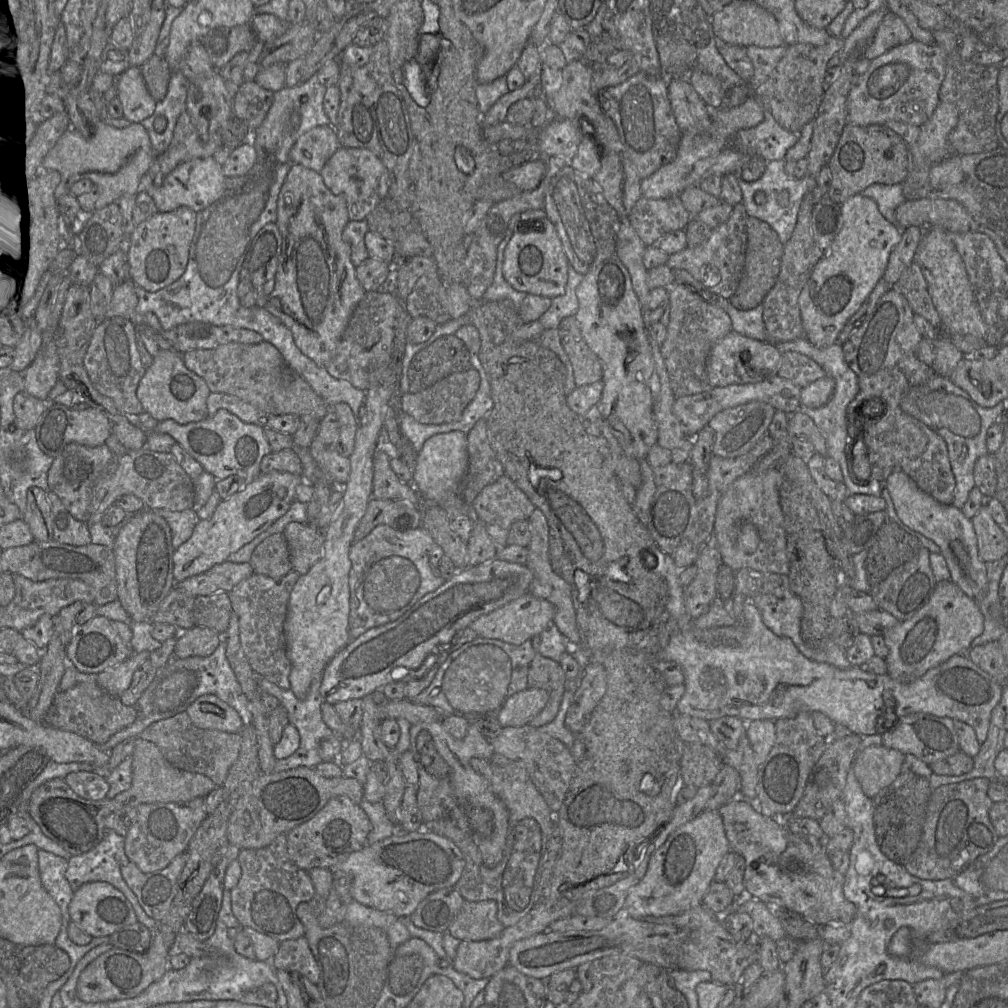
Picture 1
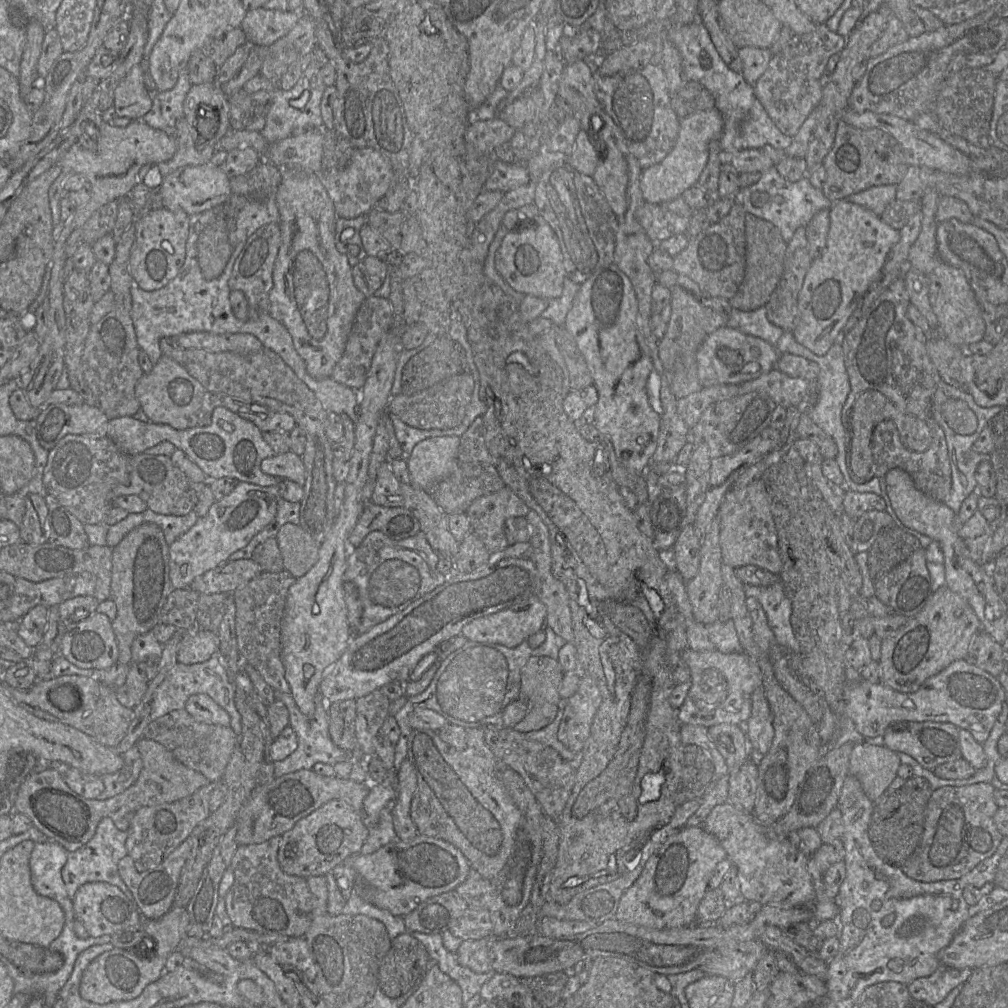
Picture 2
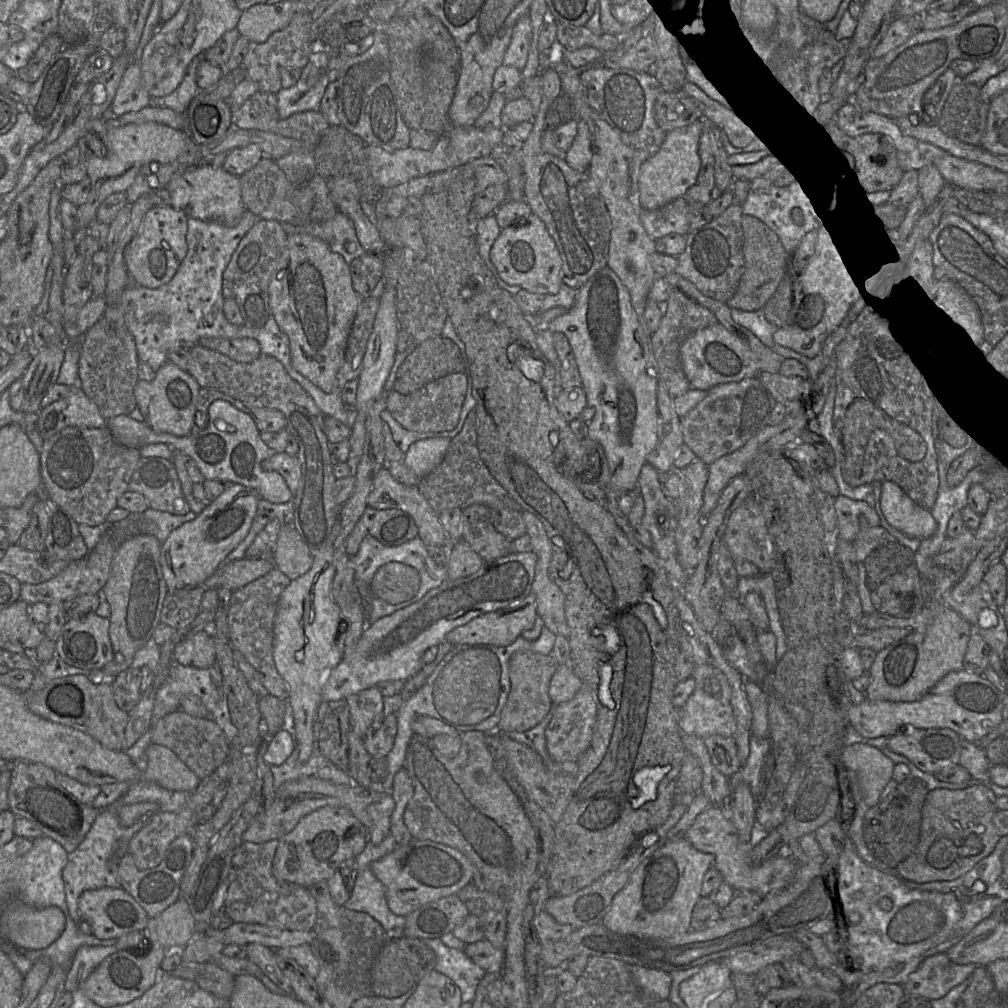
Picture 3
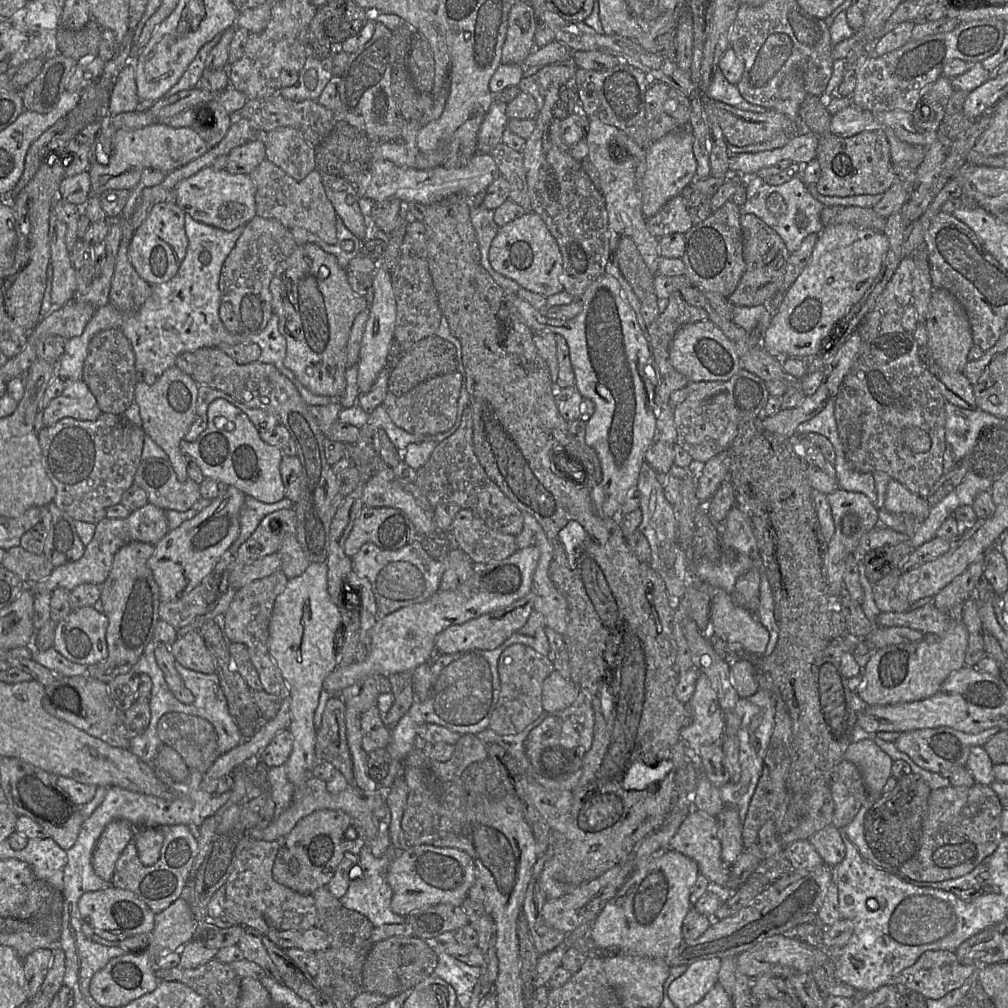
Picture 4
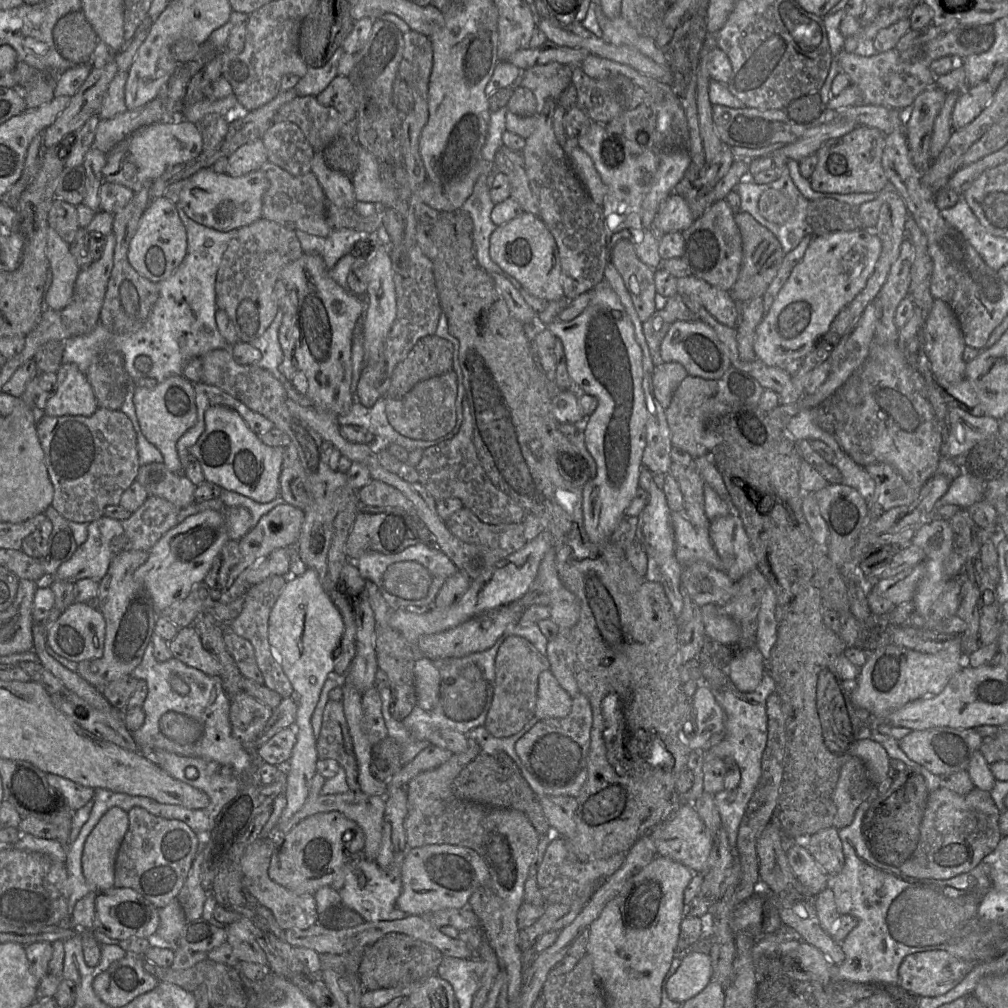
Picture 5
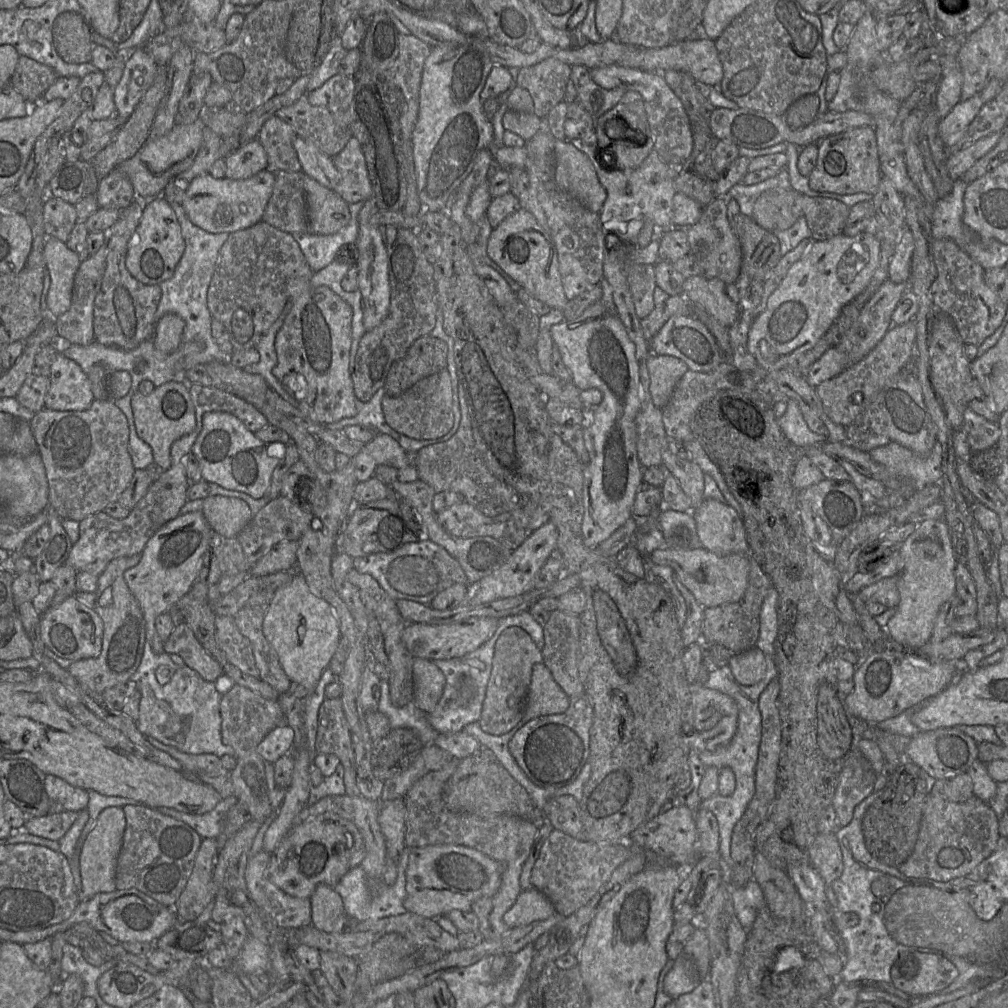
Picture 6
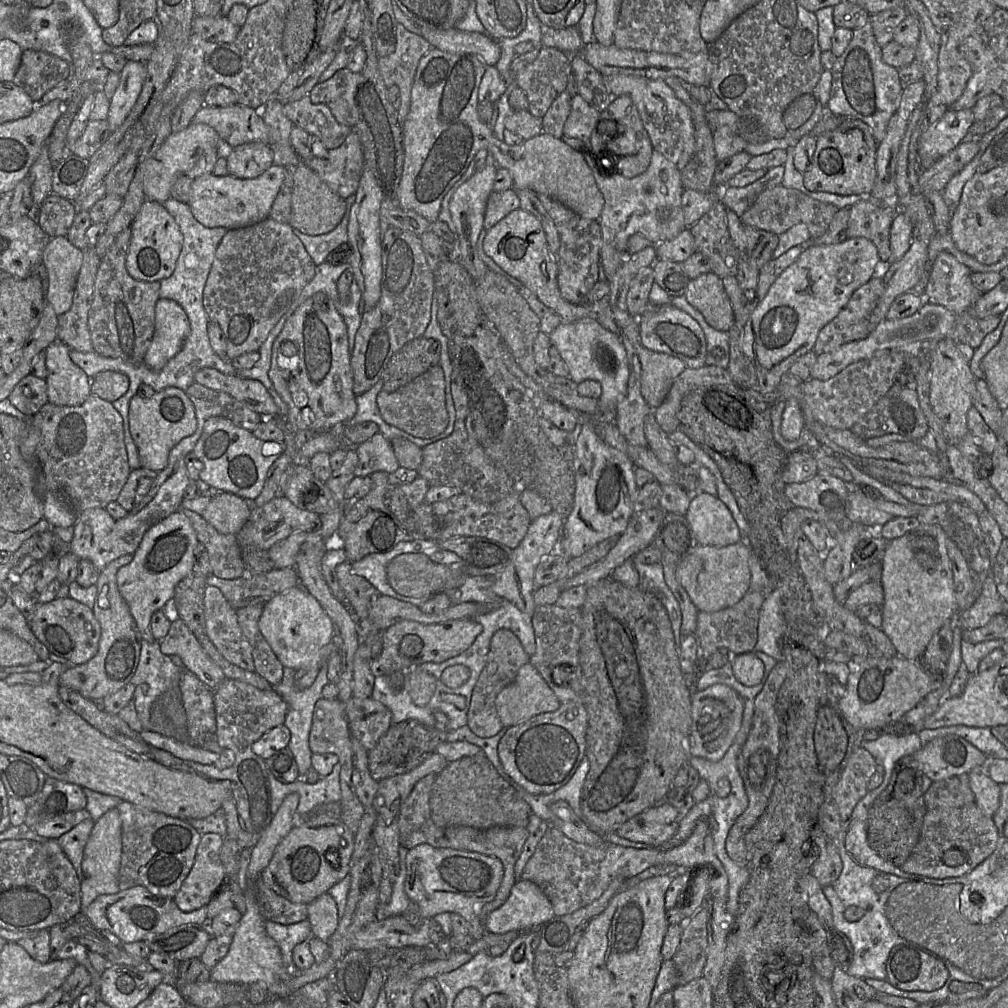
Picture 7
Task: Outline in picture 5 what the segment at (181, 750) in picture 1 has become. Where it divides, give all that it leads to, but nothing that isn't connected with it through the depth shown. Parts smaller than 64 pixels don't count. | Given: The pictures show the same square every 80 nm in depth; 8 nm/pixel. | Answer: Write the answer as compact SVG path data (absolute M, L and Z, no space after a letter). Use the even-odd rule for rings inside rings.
M173 711L160 718L159 727L164 736L182 745L195 743L204 733L203 722Z

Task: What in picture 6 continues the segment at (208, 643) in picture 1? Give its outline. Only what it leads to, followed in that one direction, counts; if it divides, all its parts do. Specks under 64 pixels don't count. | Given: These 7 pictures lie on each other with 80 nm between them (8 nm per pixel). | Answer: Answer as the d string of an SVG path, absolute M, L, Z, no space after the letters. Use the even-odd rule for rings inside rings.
M184 621L175 625L170 637L164 642L164 652L180 656L186 666L207 682L215 682L223 675L221 664L205 650Z

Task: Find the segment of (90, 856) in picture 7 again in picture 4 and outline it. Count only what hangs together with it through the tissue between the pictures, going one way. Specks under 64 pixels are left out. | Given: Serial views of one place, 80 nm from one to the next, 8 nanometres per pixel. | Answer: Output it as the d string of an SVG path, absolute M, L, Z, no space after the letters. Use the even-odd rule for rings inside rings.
M117 819L103 830L92 856L92 866L96 875L106 882L112 882L117 860L136 831L128 821Z

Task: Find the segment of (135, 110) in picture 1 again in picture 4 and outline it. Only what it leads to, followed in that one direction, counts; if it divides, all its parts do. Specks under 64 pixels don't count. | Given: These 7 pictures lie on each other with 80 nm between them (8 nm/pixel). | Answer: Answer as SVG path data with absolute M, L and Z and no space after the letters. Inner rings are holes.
M131 62L120 72L112 88L107 113L116 116L120 113L135 111L139 107L141 107L141 101L137 95L135 67Z

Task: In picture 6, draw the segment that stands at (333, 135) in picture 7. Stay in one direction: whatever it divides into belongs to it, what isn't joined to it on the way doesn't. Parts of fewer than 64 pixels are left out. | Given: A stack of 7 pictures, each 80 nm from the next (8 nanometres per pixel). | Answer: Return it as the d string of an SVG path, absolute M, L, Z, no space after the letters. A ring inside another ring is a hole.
M308 94L279 109L275 115L330 157L337 155L353 136L350 127L338 124L326 107L313 106Z

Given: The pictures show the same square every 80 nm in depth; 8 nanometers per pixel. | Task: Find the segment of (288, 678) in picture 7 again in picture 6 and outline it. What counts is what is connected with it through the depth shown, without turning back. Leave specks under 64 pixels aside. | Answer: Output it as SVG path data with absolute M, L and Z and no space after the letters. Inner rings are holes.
M328 668L325 669L314 692L306 698L298 700L294 708L288 714L284 714L284 723L294 730L294 748L306 746L313 751L319 708L326 699L325 688L336 680L333 672Z

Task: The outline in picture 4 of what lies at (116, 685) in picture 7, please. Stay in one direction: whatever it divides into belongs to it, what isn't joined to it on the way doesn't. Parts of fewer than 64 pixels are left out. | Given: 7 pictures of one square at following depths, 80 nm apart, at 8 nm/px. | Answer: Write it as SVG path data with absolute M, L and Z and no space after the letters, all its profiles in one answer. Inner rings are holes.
M131 542L115 554L110 573L100 586L104 615L108 619L106 660L87 666L86 675L109 683L119 675L132 670L147 644L153 640L161 603L159 587L154 579L148 561L155 551L155 545L144 542Z

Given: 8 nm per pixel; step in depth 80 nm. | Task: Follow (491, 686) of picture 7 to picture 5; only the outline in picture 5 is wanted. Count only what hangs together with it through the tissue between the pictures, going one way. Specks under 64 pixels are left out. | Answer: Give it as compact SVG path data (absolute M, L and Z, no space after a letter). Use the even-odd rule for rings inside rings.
M510 635L503 641L496 655L493 699L484 723L490 734L499 738L512 736L534 717L538 677L549 668L547 656L526 638Z

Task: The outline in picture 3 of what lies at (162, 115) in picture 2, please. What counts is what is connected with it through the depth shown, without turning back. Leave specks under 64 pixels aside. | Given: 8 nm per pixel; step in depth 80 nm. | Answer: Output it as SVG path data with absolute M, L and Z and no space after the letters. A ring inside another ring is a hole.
M205 53L193 58L180 85L170 94L163 97L152 98L150 105L164 107L177 113L186 113L191 100L199 92L196 82L196 72L199 63L205 59Z

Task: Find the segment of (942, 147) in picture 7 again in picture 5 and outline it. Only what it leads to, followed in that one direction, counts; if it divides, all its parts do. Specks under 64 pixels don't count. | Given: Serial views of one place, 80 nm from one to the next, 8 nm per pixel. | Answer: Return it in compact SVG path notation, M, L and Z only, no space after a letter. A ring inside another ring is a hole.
M987 80L961 91L951 115L953 129L962 128L978 117L994 93Z

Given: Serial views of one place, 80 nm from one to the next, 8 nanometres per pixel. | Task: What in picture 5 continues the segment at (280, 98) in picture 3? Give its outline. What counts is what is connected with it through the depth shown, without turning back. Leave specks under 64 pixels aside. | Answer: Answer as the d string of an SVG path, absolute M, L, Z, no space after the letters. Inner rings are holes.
M339 47L324 66L318 68L308 67L307 73L299 78L294 87L297 96L315 97L321 93L331 80L337 76L338 61L344 53L344 50Z

